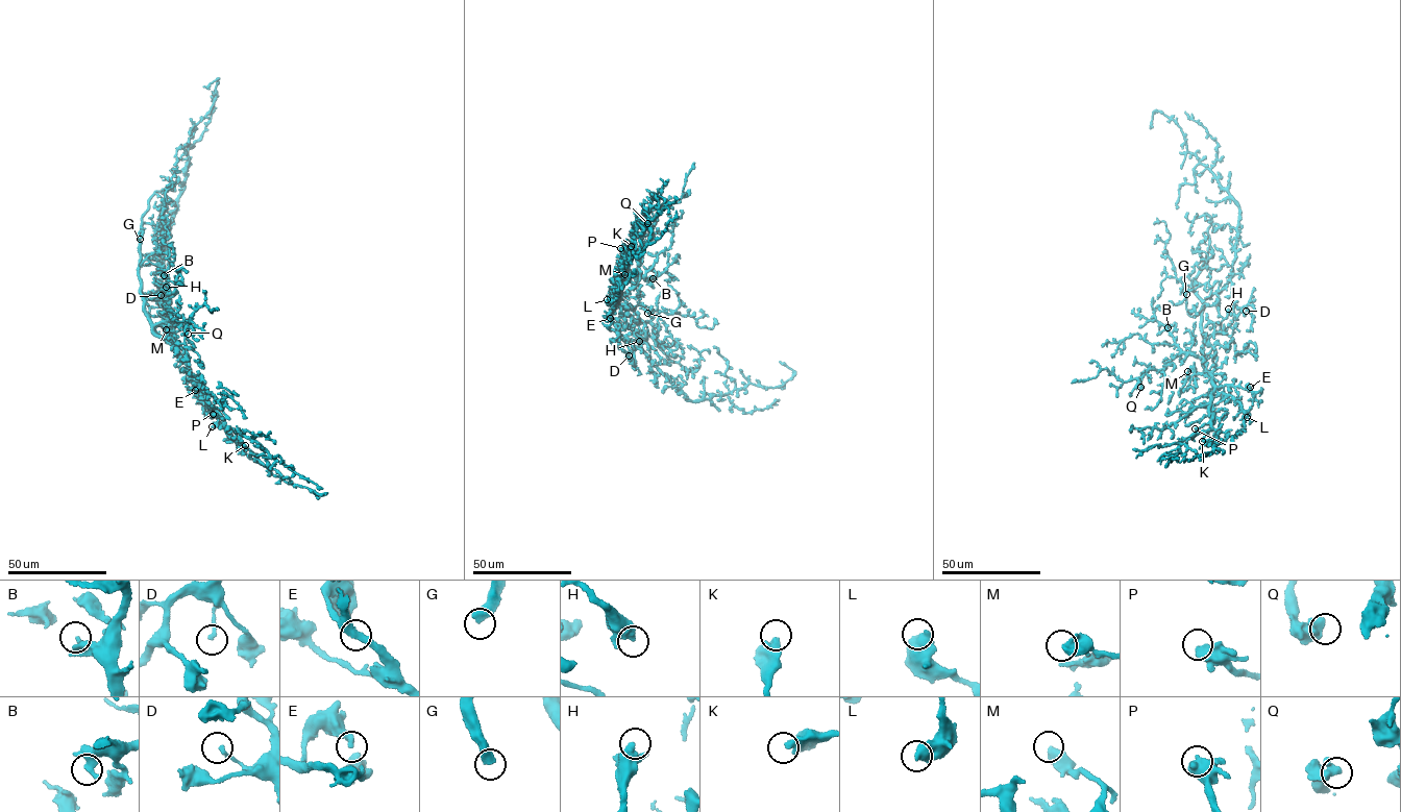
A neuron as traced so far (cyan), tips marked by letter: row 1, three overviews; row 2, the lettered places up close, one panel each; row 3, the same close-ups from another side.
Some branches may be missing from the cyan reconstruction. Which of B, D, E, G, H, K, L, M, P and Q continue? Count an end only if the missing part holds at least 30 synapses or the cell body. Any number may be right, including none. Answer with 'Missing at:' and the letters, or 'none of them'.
Missing at: G

